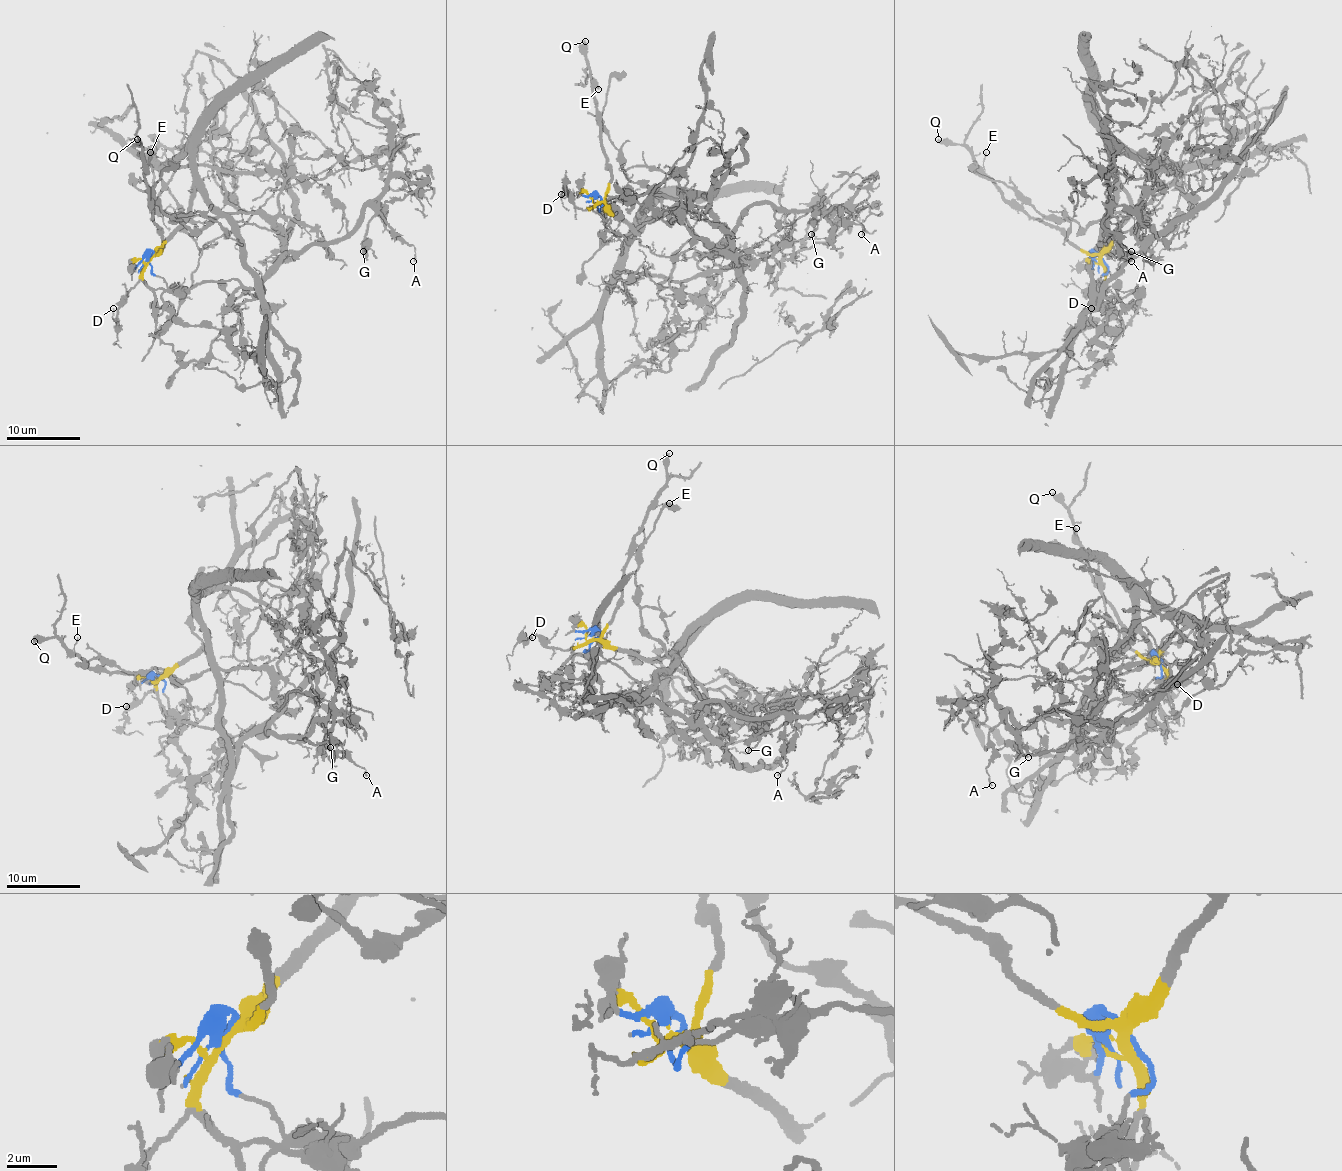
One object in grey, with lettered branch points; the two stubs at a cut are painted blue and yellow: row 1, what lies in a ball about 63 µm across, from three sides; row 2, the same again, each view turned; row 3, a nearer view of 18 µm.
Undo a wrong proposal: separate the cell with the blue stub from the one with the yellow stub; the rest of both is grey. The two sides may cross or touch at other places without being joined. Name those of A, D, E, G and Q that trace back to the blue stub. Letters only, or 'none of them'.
A, G

